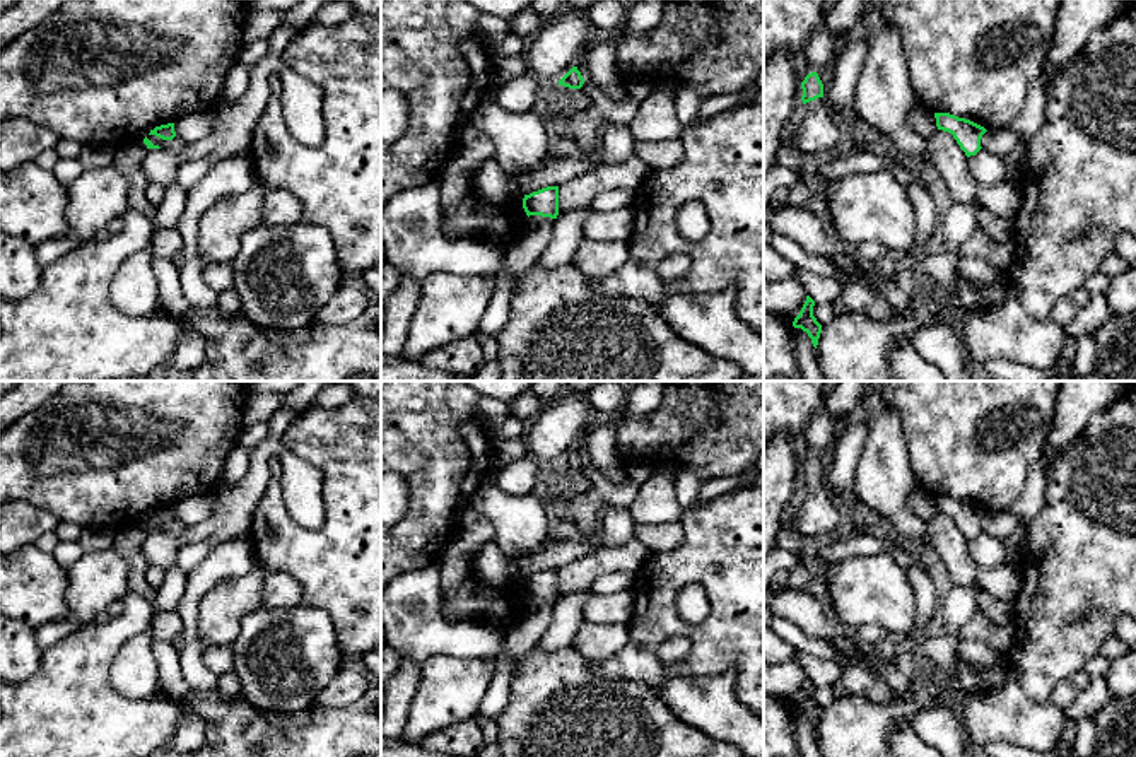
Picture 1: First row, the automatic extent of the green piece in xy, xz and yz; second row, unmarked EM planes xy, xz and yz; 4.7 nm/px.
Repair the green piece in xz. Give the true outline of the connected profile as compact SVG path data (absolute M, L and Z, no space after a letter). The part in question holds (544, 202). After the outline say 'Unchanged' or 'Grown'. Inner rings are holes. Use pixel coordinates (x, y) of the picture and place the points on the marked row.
M547 186L523 198L526 215L542 215L557 219L559 215L559 186Z. Unchanged

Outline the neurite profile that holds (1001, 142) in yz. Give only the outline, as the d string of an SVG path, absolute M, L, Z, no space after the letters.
M1006 126L996 132L986 132L981 138L981 147L998 157L1010 156L1018 144L1018 135Z

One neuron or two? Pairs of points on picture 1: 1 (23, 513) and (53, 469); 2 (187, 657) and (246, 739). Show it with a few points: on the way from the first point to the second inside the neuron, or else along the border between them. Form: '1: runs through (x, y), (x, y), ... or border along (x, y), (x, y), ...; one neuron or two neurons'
1: border along (17, 499), (26, 499), (43, 508), (57, 522); two neurons
2: border along (216, 687), (210, 691), (192, 691); two neurons

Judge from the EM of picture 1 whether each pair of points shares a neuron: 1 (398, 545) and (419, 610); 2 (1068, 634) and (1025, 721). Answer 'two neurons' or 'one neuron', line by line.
1: two neurons
2: two neurons

